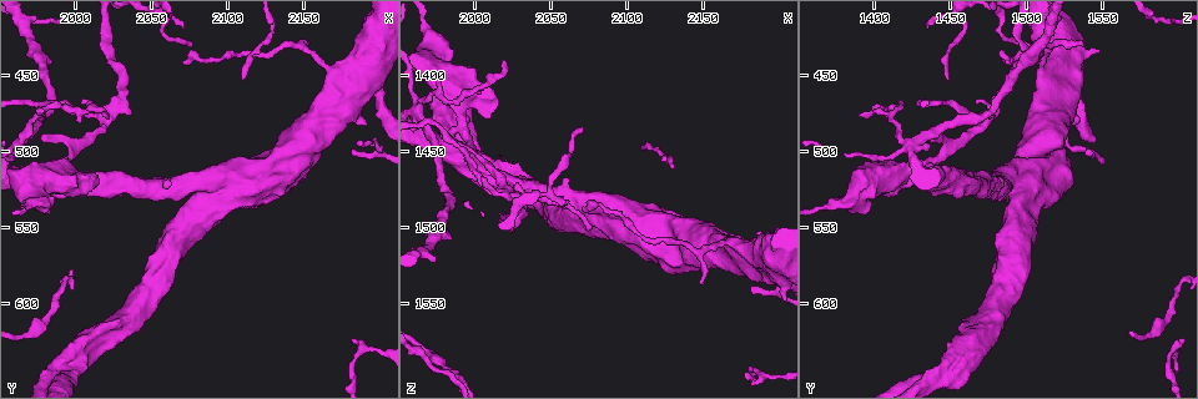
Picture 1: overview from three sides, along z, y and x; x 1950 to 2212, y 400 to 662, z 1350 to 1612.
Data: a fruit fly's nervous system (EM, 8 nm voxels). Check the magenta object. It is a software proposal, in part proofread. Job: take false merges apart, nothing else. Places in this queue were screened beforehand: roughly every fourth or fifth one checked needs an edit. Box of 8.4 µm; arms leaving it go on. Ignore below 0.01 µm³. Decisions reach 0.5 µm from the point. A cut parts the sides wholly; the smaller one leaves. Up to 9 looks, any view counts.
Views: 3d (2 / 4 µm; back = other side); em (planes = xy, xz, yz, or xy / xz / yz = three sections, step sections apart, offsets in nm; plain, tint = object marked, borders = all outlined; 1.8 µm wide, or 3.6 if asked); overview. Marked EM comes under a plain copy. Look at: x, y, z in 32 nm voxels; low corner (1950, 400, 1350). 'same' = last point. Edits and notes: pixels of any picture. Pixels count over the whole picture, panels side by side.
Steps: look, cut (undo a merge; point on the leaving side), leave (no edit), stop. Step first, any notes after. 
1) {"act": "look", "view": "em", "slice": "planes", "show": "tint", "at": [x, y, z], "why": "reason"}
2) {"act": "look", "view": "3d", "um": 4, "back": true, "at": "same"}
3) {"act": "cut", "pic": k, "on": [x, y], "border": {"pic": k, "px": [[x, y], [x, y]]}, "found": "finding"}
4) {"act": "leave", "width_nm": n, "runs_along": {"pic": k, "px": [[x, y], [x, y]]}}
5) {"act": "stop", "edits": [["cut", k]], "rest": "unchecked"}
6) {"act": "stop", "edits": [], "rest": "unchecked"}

{"act": "look", "view": "em", "slice": "planes", "show": "tint", "at": [1982, 518, 1446], "why": "sharp bend"}

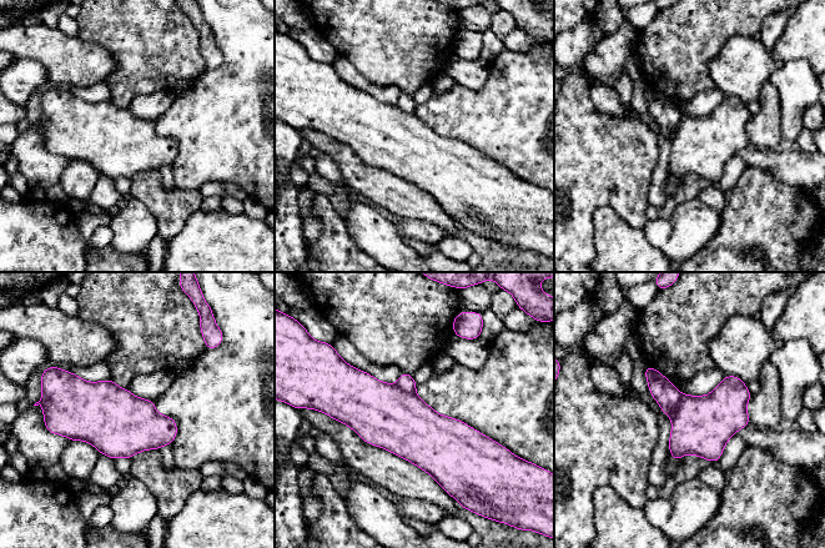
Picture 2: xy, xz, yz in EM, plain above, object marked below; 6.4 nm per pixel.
{"act": "cut", "pic": 2, "on": [406, 382], "border": {"pic": 2, "px": [[396, 385], [413, 392]]}, "found": "two neurons meet here"}

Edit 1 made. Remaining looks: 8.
{"act": "look", "view": "overview", "why": "see it whole again"}

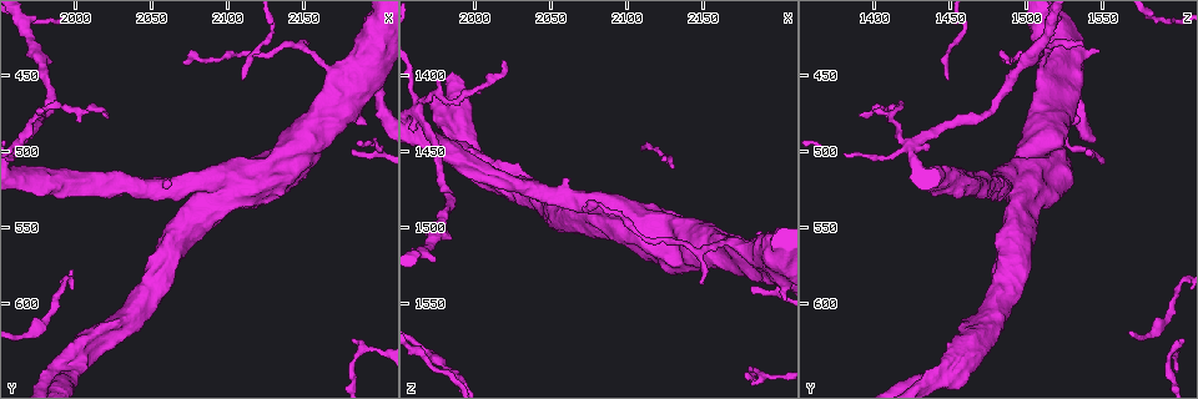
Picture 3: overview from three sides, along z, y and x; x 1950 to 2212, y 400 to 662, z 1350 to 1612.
{"act": "look", "view": "em", "um": 3.6, "slice": "yz", "step": 16, "show": "tint", "at": [2090, 518, 1488], "why": "calibre changes"}

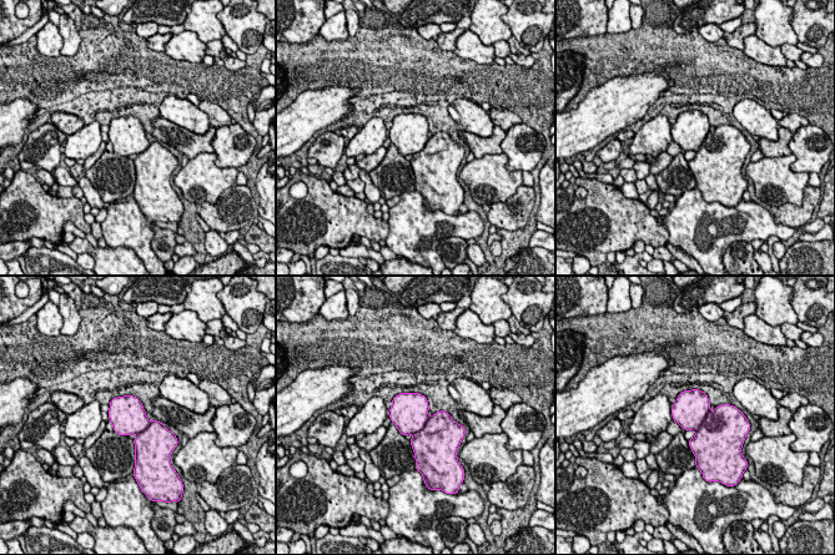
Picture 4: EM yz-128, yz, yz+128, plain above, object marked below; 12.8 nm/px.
{"act": "leave", "found": "one neuron here"}

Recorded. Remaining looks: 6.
{"act": "look", "view": "3d", "um": 4, "at": [2192, 458, 1530], "why": "thick turns thin"}

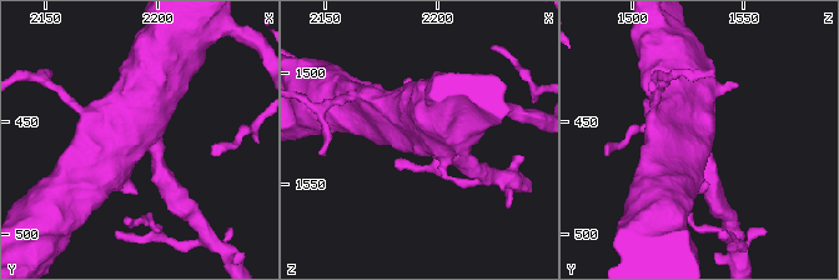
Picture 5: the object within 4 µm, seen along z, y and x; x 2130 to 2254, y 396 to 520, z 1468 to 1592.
{"act": "look", "view": "em", "slice": "yz", "step": 8, "show": "tint", "at": [2193, 457, 1530], "arm_widths_nm": [280, 550], "why": "need the tissue"}

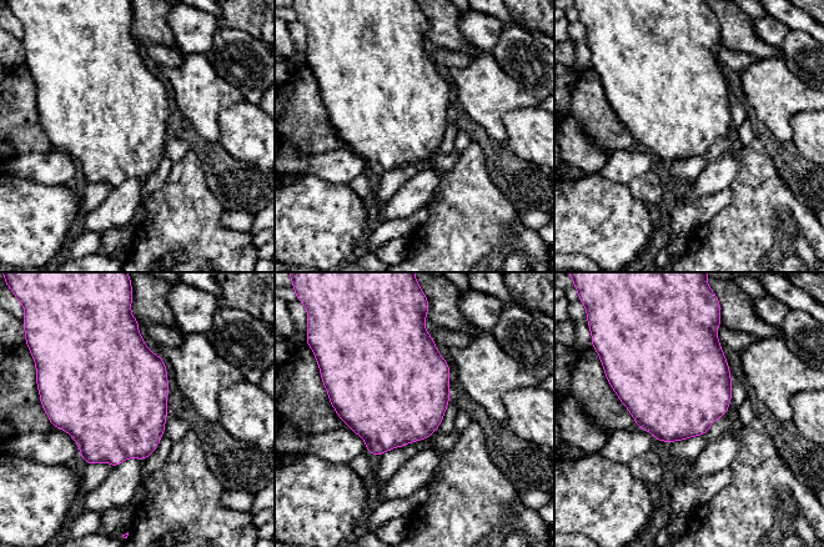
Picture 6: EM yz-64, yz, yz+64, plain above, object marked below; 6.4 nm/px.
{"act": "look", "view": "em", "slice": "planes", "show": "tint", "at": "same"}

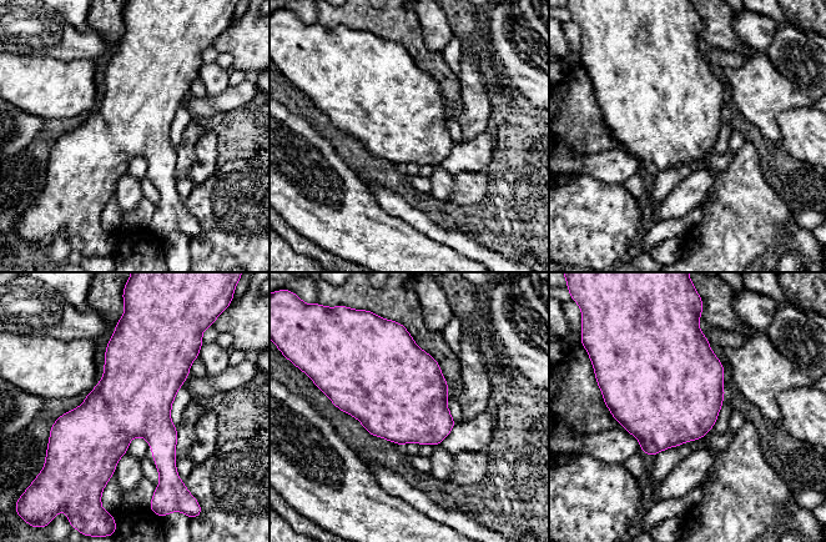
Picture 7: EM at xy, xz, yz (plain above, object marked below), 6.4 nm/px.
{"act": "leave", "found": "one neuron here"}

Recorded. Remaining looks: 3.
{"act": "stop", "edits": [["cut", 2]], "rest": "unchecked"}

